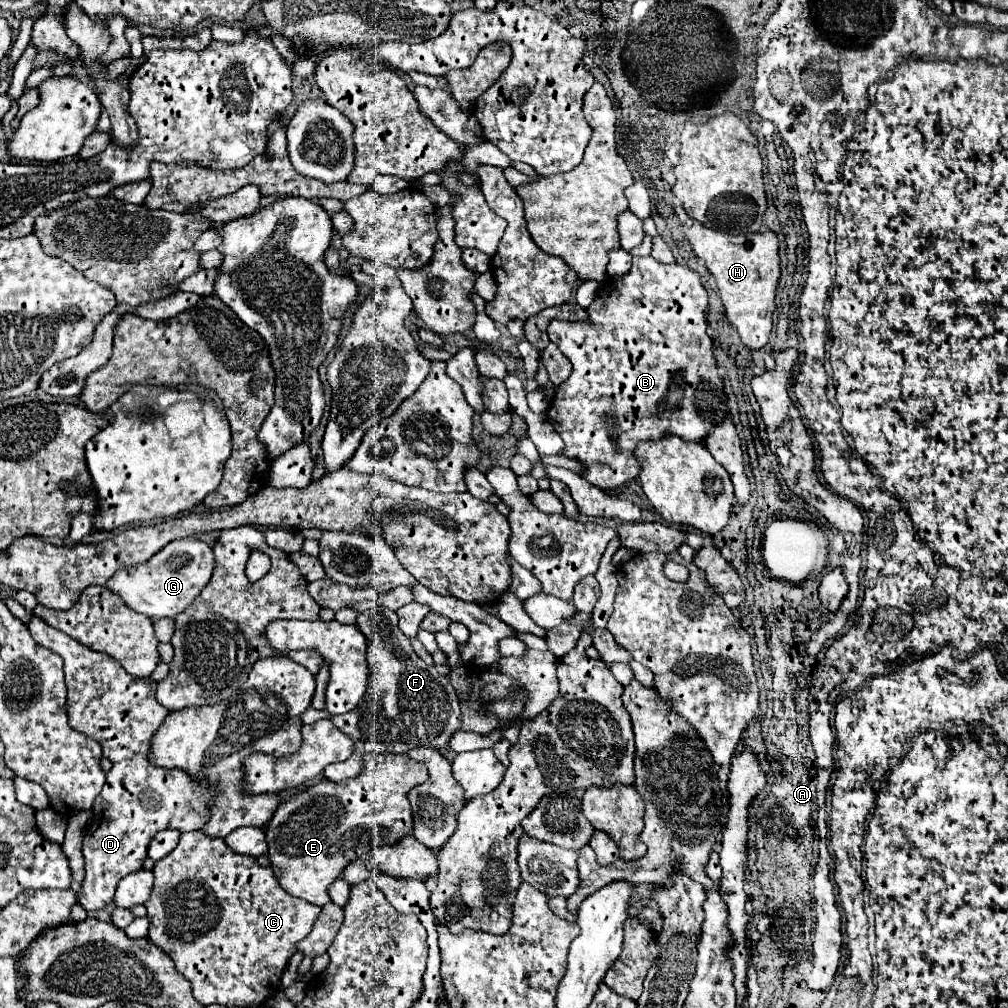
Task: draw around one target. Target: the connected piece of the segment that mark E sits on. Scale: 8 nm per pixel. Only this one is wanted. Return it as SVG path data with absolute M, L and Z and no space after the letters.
M366 753L364 765L358 777L344 779L344 781L330 781L322 779L316 785L306 787L304 791L288 797L276 809L272 821L266 827L266 841L268 841L268 857L272 861L272 871L278 883L294 897L306 899L314 905L324 907L330 903L328 885L348 867L348 863L356 861L358 857L366 855L374 847L398 843L412 833L410 821L410 803L408 791L416 785L422 785L428 779L428 771L422 763L410 759L408 755L394 755L394 753Z

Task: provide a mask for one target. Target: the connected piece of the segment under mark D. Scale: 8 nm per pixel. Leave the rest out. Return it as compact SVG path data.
M32 615L32 619L26 625L38 645L58 653L64 659L64 673L66 673L66 687L68 687L66 713L68 713L70 727L96 739L102 745L104 757L108 757L112 761L112 769L106 775L106 783L102 787L100 801L94 803L94 817L86 829L84 841L82 841L84 881L80 883L80 891L76 891L76 903L82 909L86 909L86 911L104 909L114 901L114 889L116 889L118 881L122 877L126 877L128 873L142 869L144 859L148 857L148 845L158 831L178 829L184 833L184 831L196 831L196 827L202 827L204 813L210 805L212 795L206 789L206 783L196 783L184 771L158 769L148 761L150 739L156 733L156 729L164 723L166 715L170 713L166 707L162 707L156 701L156 697L154 697L156 683L152 679L132 677L110 655L96 653L88 647L82 647L82 643L66 637L62 631L58 631L54 627L46 625L36 615Z

